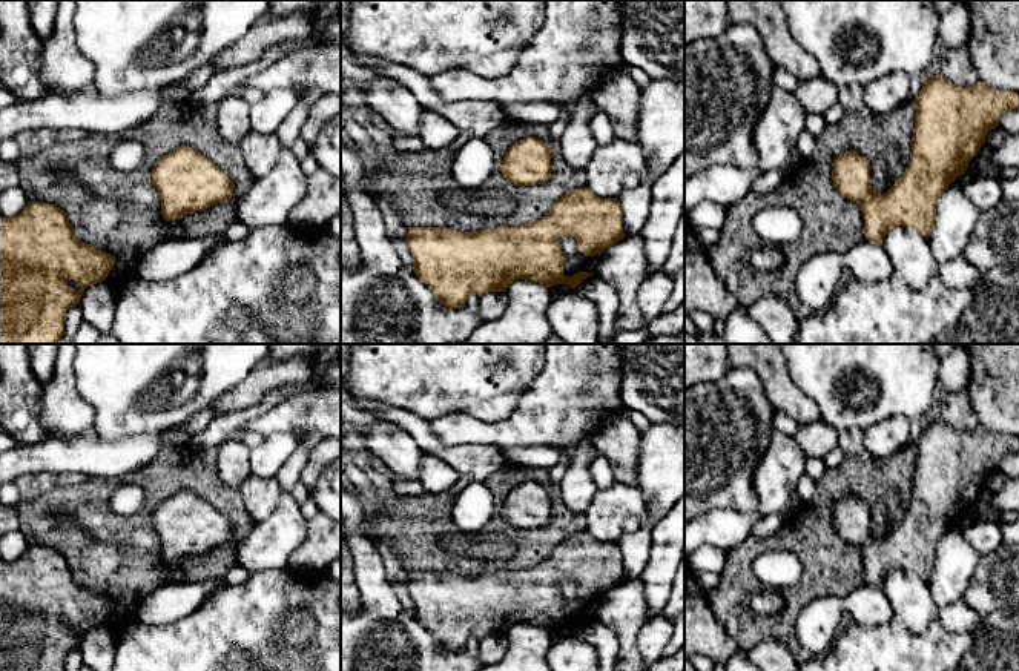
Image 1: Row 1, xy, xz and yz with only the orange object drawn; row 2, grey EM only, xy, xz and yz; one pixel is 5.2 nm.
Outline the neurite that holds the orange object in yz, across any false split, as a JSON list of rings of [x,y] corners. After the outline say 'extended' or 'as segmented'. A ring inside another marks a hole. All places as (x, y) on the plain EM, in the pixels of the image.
[[[928,419],[915,442],[916,461],[912,484],[910,507],[904,519],[885,536],[876,537],[870,524],[870,505],[855,493],[835,501],[832,524],[836,536],[858,547],[864,560],[864,579],[870,587],[881,590],[884,580],[895,570],[916,573],[928,582],[936,560],[939,539],[961,519],[970,504],[985,487],[987,478],[998,471],[1001,461],[1011,453],[1019,453],[1019,438],[1014,435],[994,435],[982,425],[973,430],[956,430],[942,419]]]; as segmented

